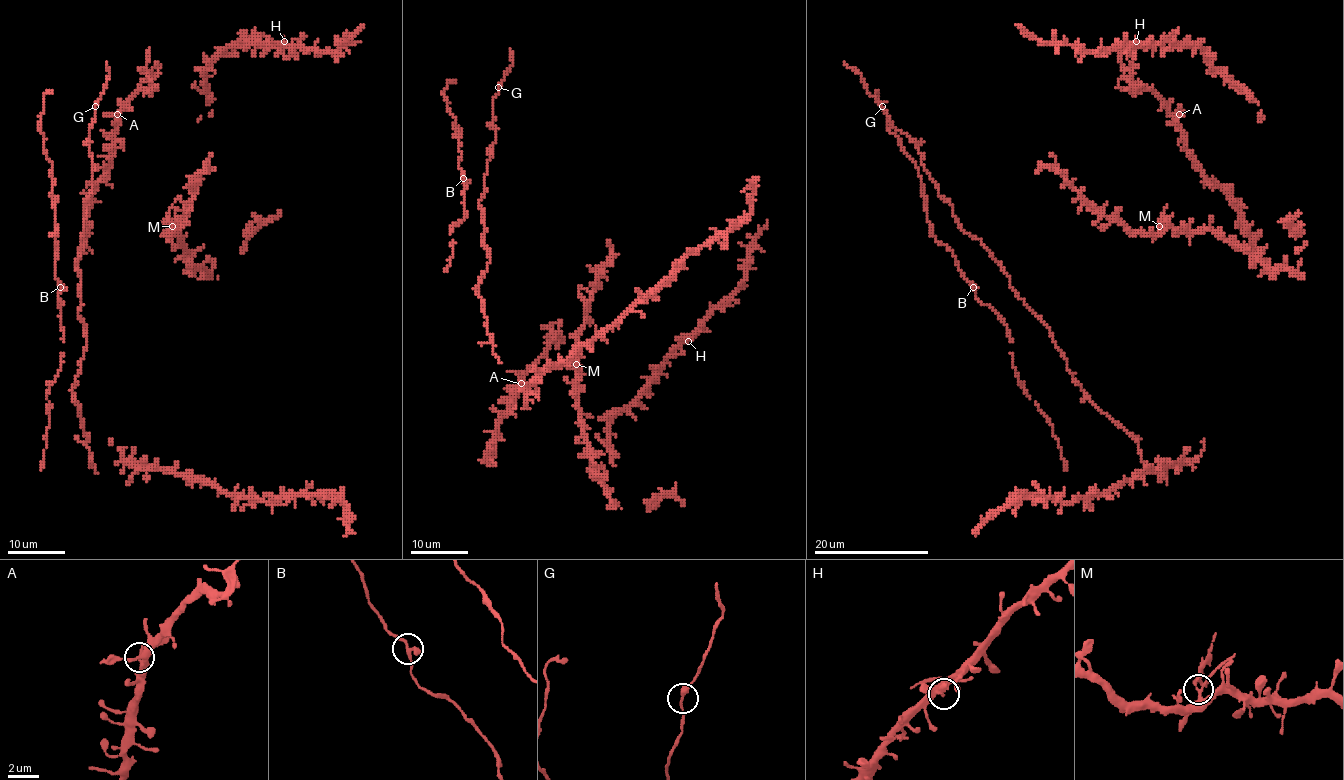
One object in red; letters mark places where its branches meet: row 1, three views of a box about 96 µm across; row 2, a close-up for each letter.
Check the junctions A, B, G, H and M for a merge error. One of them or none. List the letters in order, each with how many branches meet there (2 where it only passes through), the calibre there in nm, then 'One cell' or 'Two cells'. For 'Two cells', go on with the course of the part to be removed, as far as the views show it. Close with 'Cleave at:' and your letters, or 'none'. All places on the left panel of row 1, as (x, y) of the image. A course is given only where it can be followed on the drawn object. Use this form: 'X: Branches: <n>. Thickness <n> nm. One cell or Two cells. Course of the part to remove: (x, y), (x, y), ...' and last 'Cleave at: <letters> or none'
A: Branches: 3. Thickness 220 nm. One cell
B: Branches: 3. Thickness 190 nm. One cell
G: Branches: 3. Thickness 240 nm. One cell
H: Branches: 3. Thickness 240 nm. One cell
M: Branches: 3. Thickness 200 nm. Two cells. Course of the part to remove: (173, 227), (169, 217), (171, 205)
Cleave at: M

